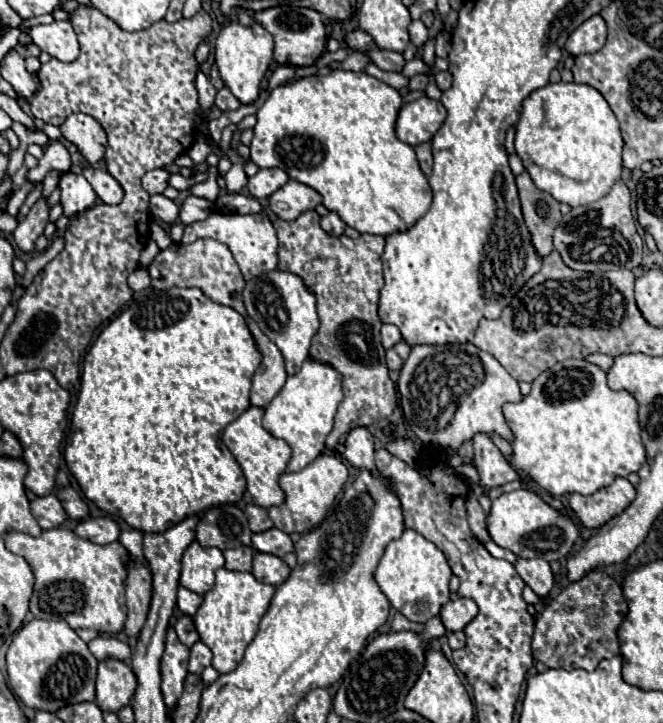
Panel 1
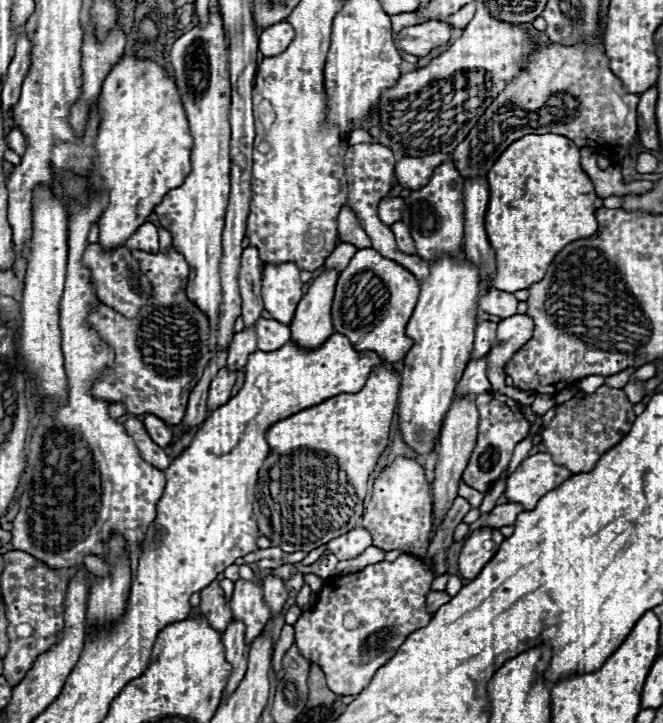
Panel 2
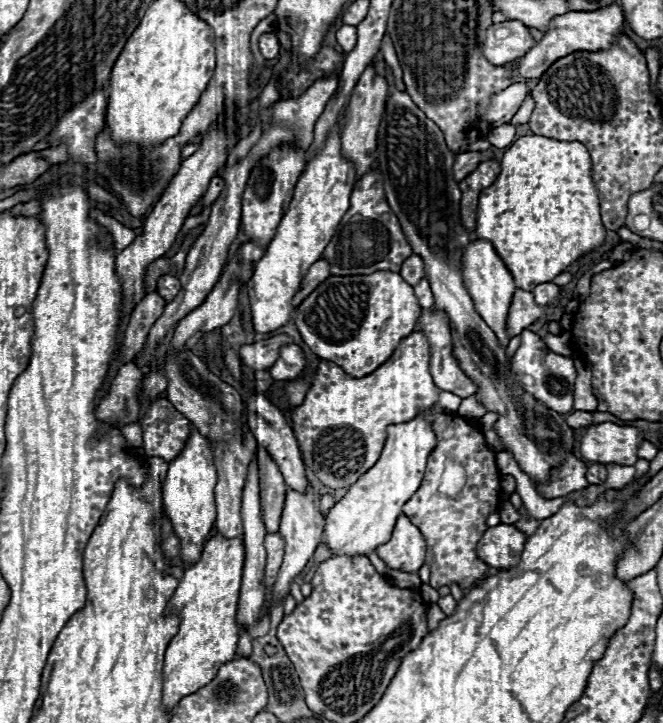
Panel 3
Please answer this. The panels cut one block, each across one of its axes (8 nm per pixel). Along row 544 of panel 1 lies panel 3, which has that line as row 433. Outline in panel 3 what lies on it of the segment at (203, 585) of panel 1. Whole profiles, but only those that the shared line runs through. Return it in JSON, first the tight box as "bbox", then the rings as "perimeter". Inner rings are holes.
{"bbox":[162,424,216,564],"perimeter":[[[190,424],[188,442],[184,450],[170,462],[170,468],[162,486],[164,508],[168,512],[168,518],[172,520],[174,532],[180,538],[182,562],[186,564],[198,562],[202,546],[216,522],[214,486],[216,486],[216,466],[214,466],[212,440],[208,440],[206,436],[200,436],[200,432],[196,432],[196,426]]]}

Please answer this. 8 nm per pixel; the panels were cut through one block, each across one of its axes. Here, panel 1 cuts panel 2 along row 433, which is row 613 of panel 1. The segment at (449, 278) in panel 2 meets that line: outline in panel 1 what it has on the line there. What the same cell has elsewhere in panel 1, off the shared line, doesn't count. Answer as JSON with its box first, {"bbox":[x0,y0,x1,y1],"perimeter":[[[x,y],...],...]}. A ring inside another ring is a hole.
{"bbox":[376,530,452,622],"perimeter":[[[404,530],[404,534],[398,538],[398,540],[392,540],[388,546],[386,546],[386,552],[378,564],[378,570],[376,570],[376,584],[380,586],[380,590],[384,592],[384,596],[388,598],[388,602],[400,612],[404,614],[408,620],[412,622],[428,622],[430,618],[438,616],[440,614],[440,608],[450,600],[450,578],[452,578],[452,570],[446,562],[446,556],[442,554],[440,548],[436,548],[432,542],[428,542],[424,536],[420,536],[418,532],[414,530]]]}

